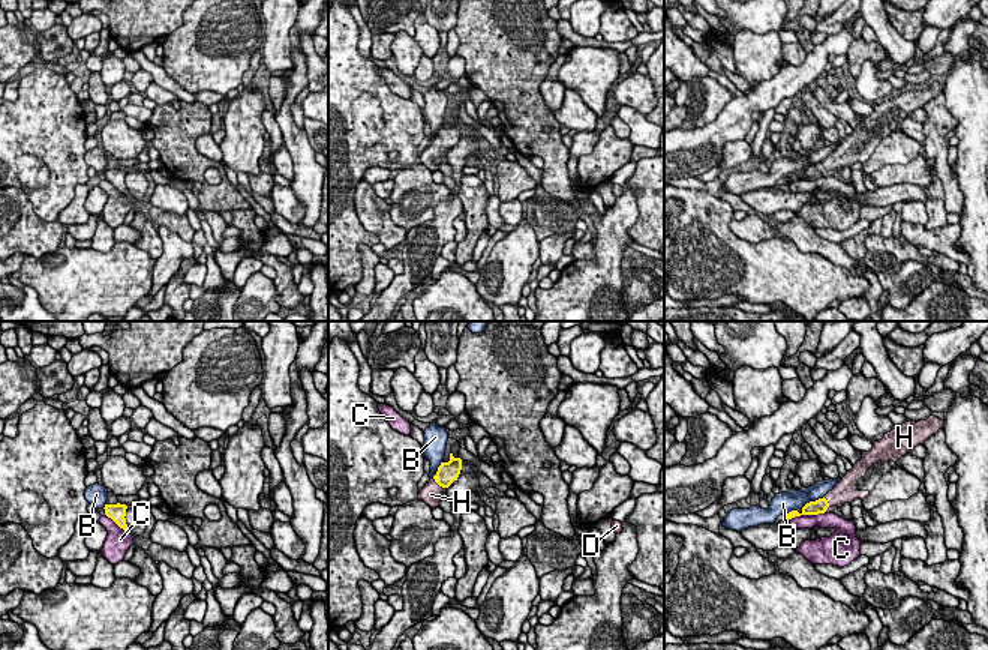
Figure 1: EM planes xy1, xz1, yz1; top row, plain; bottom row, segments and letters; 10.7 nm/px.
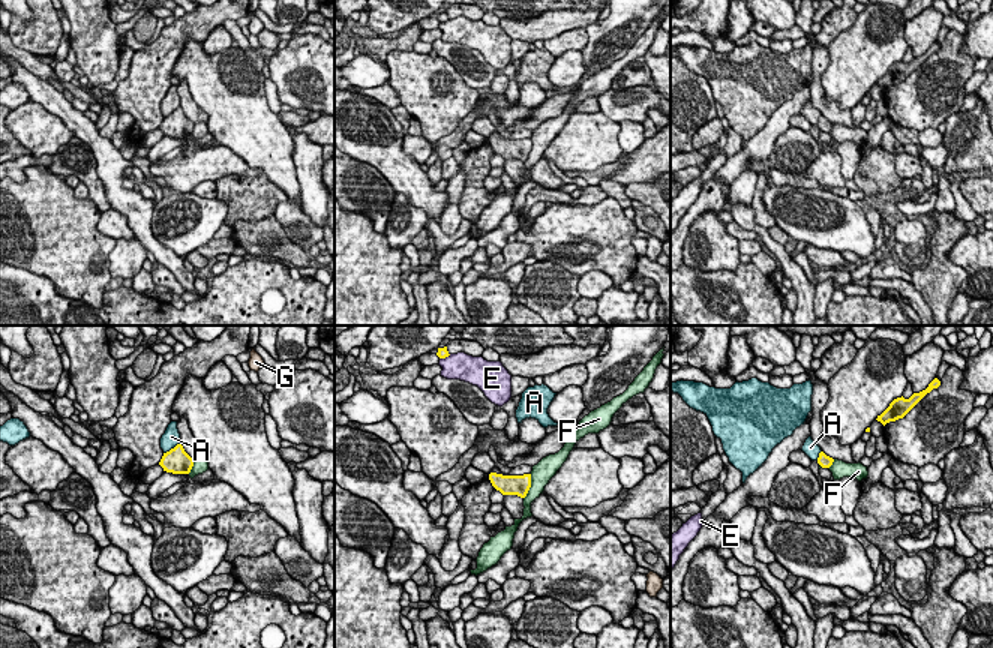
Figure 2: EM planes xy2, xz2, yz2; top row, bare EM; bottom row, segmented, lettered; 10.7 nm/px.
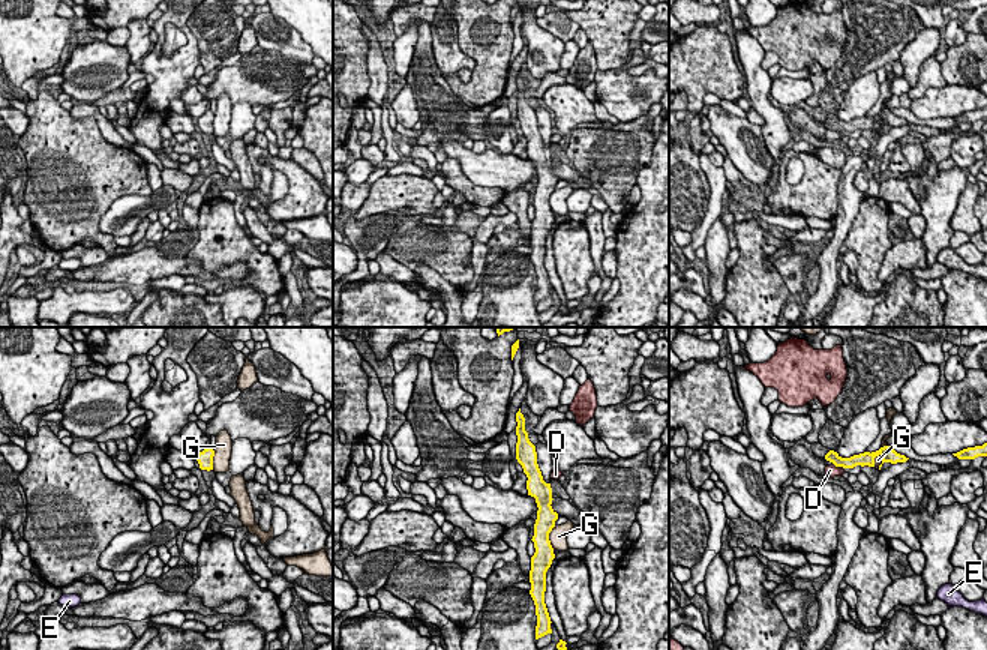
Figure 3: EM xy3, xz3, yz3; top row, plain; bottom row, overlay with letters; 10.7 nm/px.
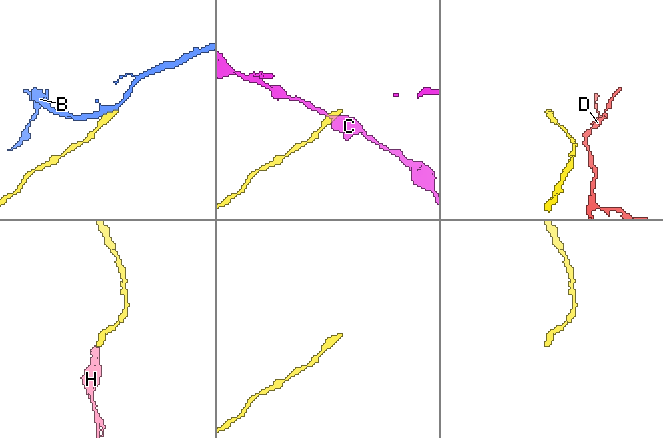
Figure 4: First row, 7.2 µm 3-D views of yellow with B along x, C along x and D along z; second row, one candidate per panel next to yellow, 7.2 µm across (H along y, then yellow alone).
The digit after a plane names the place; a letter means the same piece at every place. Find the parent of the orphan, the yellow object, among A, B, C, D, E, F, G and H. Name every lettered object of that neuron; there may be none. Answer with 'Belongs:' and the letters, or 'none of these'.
Belongs: H

